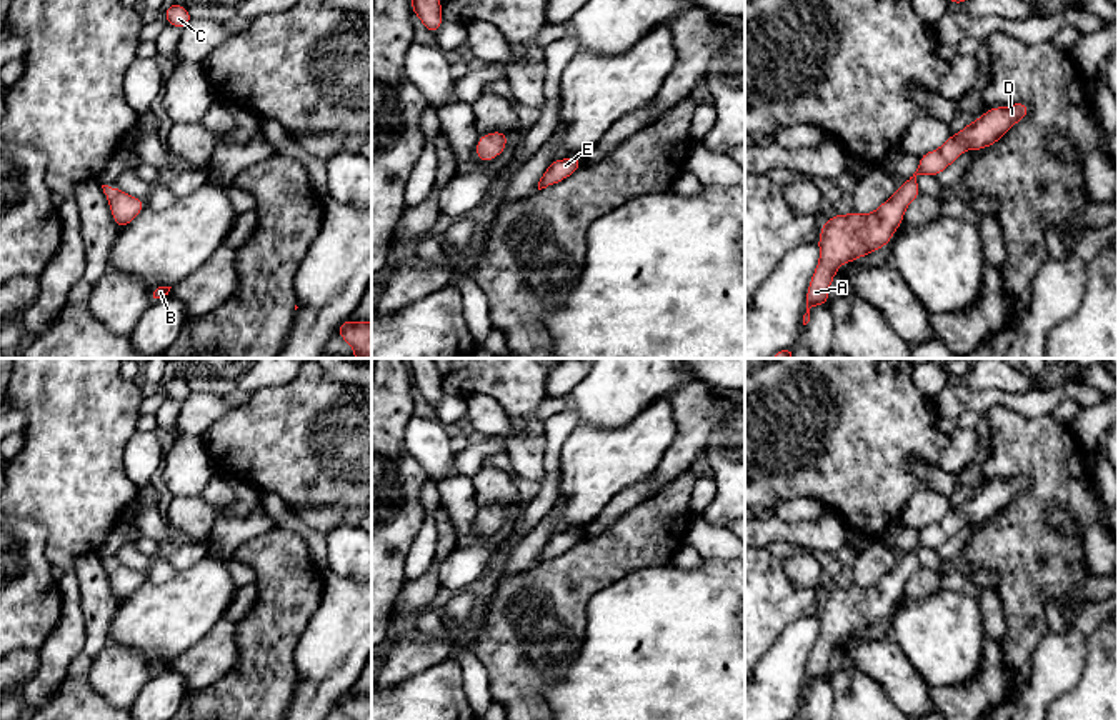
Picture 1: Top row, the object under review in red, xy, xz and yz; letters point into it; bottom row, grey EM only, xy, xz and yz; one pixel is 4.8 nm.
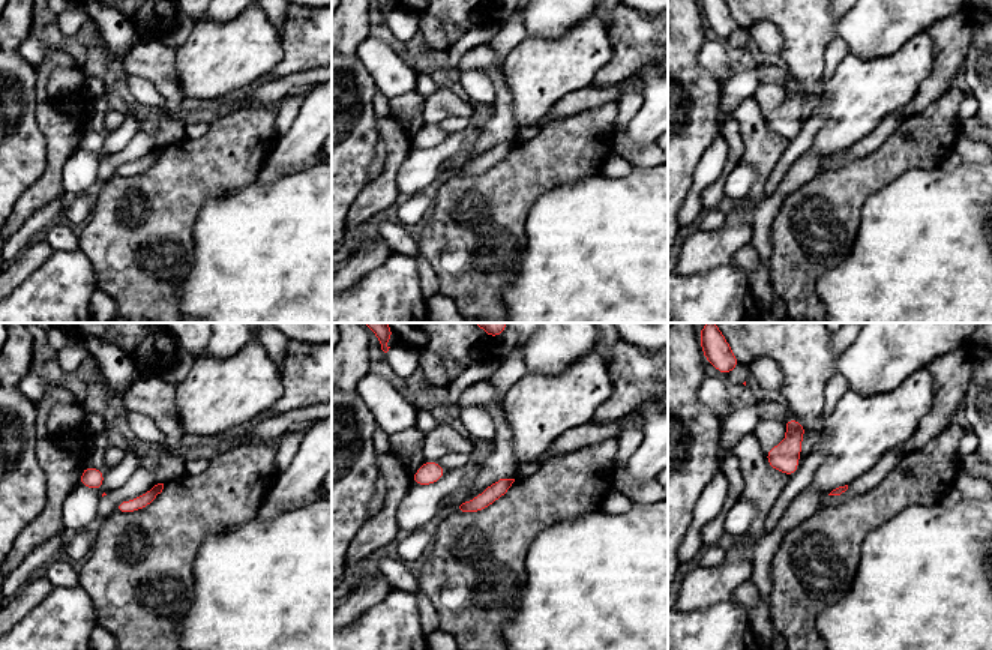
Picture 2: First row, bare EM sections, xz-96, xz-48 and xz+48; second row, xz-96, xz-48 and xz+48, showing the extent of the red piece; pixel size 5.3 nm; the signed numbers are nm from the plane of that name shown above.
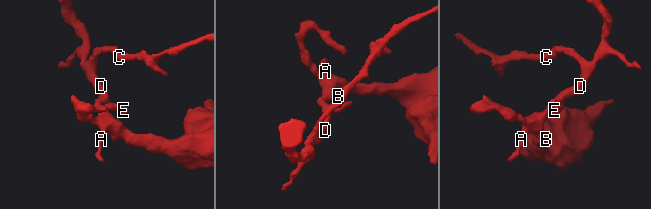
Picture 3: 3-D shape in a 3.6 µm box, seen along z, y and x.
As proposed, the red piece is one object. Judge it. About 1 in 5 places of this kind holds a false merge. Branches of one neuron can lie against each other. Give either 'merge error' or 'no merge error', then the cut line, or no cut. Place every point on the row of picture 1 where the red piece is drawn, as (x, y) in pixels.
no merge error | no cut

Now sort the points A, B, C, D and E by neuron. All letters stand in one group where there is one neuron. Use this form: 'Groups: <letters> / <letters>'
Groups: A B C D E

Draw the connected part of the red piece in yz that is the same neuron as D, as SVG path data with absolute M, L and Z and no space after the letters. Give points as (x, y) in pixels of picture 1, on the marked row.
M1028 103L986 110L980 118L953 133L940 148L920 157L916 172L905 180L901 188L871 213L851 212L833 215L823 223L818 238L820 260L806 290L806 313L803 325L810 322L810 308L828 303L828 290L840 265L885 247L903 222L908 205L921 195L918 175L936 177L966 150L983 150L996 143L1015 123L1028 117Z

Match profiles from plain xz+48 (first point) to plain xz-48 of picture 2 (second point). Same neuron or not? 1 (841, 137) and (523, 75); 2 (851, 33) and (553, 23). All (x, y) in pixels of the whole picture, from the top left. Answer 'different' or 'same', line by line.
1: same
2: same

